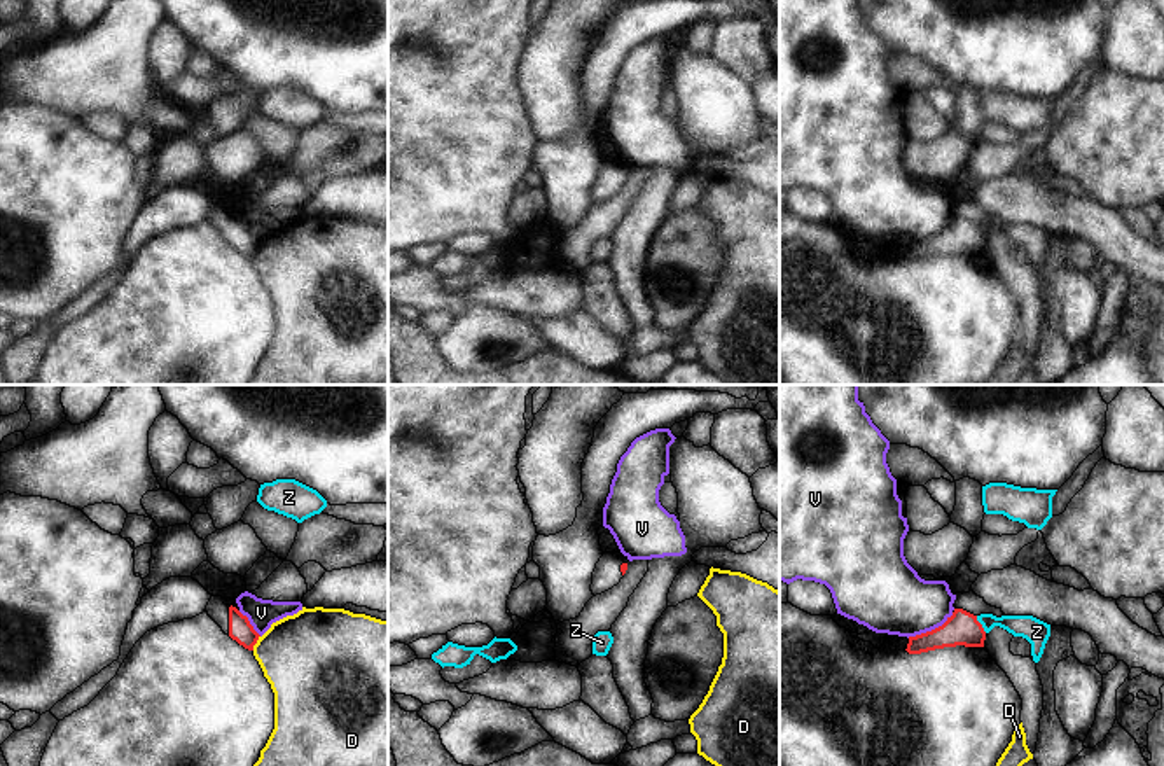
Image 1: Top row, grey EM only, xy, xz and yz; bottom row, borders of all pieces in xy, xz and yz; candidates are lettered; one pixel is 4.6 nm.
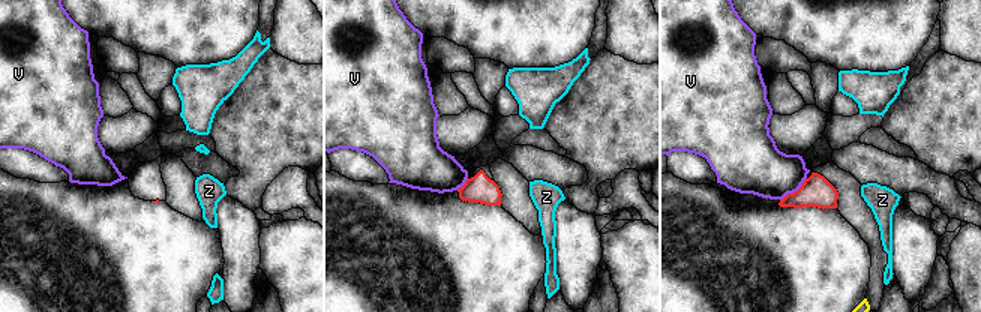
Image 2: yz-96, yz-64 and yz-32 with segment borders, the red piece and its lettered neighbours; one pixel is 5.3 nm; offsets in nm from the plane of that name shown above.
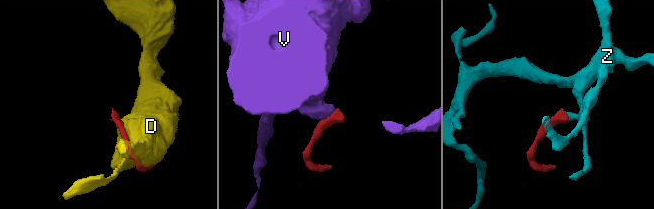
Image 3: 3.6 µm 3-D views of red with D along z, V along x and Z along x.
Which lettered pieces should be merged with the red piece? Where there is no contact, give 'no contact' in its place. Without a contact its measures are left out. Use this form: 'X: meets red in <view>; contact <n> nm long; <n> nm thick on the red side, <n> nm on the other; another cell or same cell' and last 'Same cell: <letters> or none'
D: meets red in xy; contact 80 nm long; 110 nm thick on the red side, 420 nm on the other; another cell
V: meets red in yz; contact 240 nm long; 160 nm thick on the red side, 320 nm on the other; another cell
Z: meets red in yz; contact 90 nm long; 160 nm thick on the red side, 110 nm on the other; another cell
Same cell: none

